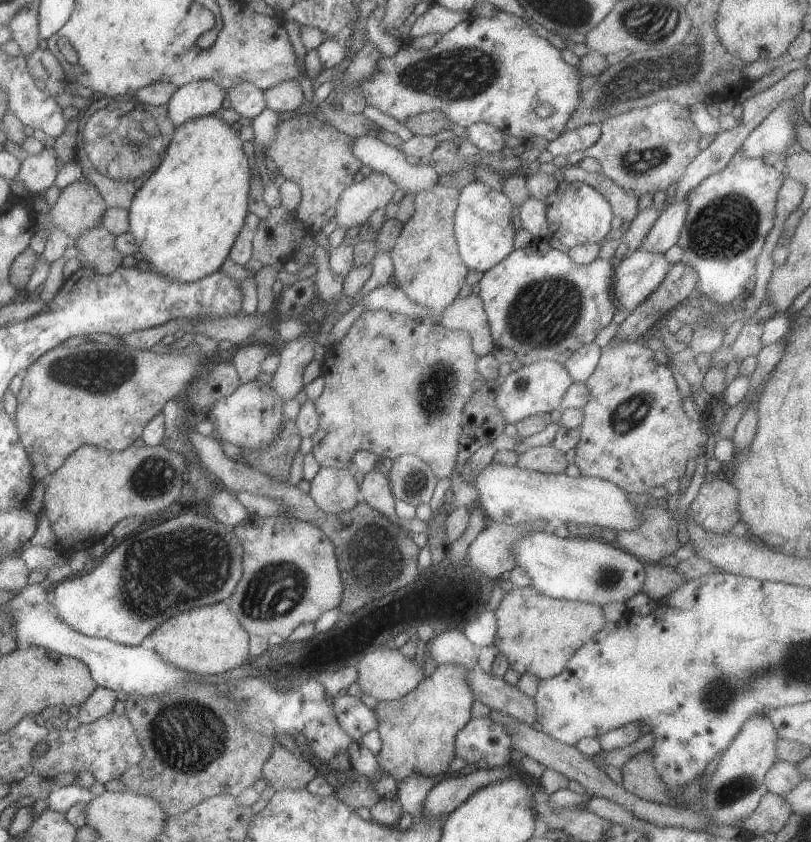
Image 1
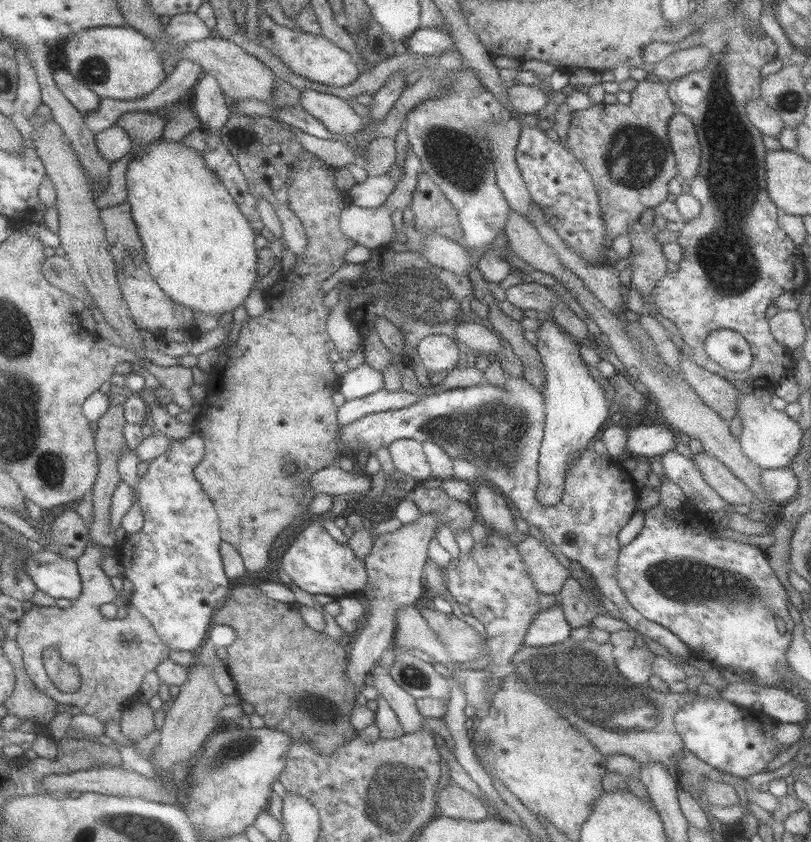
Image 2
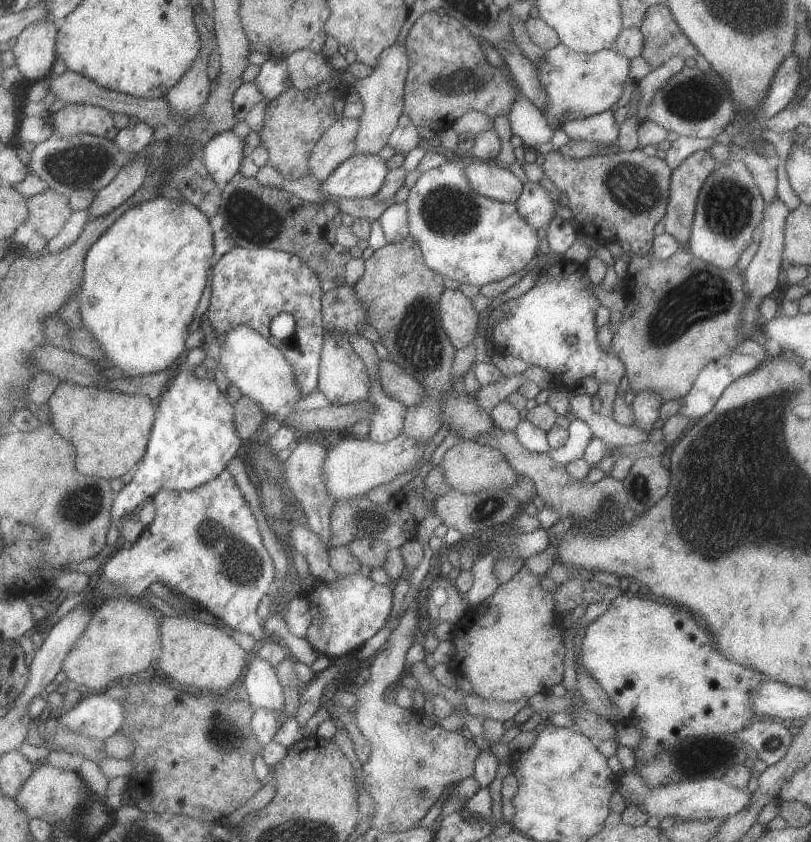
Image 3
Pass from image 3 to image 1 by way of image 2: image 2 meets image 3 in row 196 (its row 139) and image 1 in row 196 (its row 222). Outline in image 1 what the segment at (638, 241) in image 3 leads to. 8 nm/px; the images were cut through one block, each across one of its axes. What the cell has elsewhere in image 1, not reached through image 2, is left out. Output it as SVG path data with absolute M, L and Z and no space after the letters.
M567 165L563 170L566 182L581 182L597 190L607 200L614 218L630 223L638 212L637 194L623 190L614 184L605 174L587 172L576 165Z

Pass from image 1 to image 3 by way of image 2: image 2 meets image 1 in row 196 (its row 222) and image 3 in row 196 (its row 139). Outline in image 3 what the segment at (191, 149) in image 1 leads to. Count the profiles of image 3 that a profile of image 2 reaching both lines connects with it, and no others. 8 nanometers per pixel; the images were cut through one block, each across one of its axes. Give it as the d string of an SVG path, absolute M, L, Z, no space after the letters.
M163 195L153 198L148 202L128 209L112 226L109 226L105 233L89 248L86 253L83 266L82 284L77 292L78 316L81 320L82 328L89 332L94 344L98 345L102 356L111 363L111 374L113 376L135 379L165 371L170 367L175 367L177 360L185 353L185 340L189 334L189 329L195 325L195 313L201 294L207 282L207 270L211 268L209 258L214 253L212 244L212 230L205 217L196 207L182 200L177 202L167 200Z

